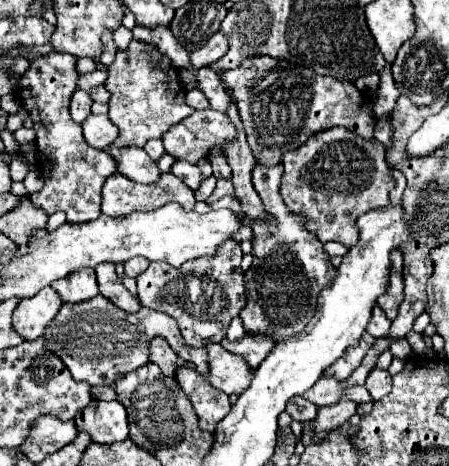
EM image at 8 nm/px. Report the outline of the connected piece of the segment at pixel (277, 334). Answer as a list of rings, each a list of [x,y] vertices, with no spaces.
[[[281,163],[273,167],[255,165],[253,171],[253,185],[263,201],[265,213],[269,213],[273,221],[251,221],[253,265],[245,273],[247,305],[239,315],[243,319],[245,331],[267,333],[267,337],[275,337],[275,341],[299,333],[307,325],[307,321],[311,321],[321,289],[329,287],[331,281],[337,277],[337,269],[329,261],[323,243],[315,237],[313,231],[305,229],[307,221],[301,215],[291,213],[281,201],[281,173]]]

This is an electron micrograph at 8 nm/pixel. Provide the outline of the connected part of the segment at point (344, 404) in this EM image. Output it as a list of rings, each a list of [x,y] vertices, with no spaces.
[[[341,399],[335,405],[319,407],[317,419],[313,421],[311,437],[315,441],[323,441],[327,437],[327,433],[339,429],[341,425],[345,425],[349,421],[351,415],[355,415],[355,407],[357,407],[357,403],[351,401],[351,399]]]

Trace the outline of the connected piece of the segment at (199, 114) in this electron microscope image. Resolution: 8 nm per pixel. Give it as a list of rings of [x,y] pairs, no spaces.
[[[215,109],[195,111],[191,117],[183,119],[179,125],[173,125],[165,137],[165,153],[175,159],[185,159],[197,163],[207,157],[213,147],[219,147],[225,141],[235,139],[235,127],[229,117]]]

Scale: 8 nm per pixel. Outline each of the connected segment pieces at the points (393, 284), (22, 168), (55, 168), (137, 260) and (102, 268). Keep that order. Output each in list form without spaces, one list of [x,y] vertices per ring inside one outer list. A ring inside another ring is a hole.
[[[393,249],[391,251],[391,269],[389,269],[389,285],[387,291],[377,299],[377,305],[385,311],[387,319],[393,321],[397,317],[397,309],[403,301],[403,275],[401,269],[403,267],[403,255]]]
[[[13,155],[13,163],[11,163],[11,181],[23,181],[27,175],[27,165],[23,165],[23,161],[17,159],[17,155]]]
[[[51,51],[49,55],[45,55],[41,59],[33,59],[29,63],[29,69],[25,71],[25,75],[21,75],[21,79],[19,79],[19,101],[33,121],[38,150],[43,155],[47,155],[45,157],[47,162],[39,164],[39,172],[45,179],[45,187],[39,193],[33,193],[31,201],[37,207],[43,208],[48,215],[52,215],[60,207],[67,213],[69,223],[87,223],[87,221],[93,221],[101,215],[101,209],[99,209],[101,207],[101,187],[103,187],[105,179],[117,171],[117,163],[109,153],[93,149],[91,145],[87,145],[83,139],[83,133],[81,133],[81,125],[77,125],[69,117],[69,101],[77,89],[77,77],[79,77],[77,57]]]
[[[133,257],[125,263],[125,275],[127,277],[139,277],[149,267],[149,261],[143,257]]]
[[[103,263],[95,267],[97,273],[97,283],[99,283],[99,291],[103,297],[107,297],[109,301],[113,301],[119,309],[127,311],[127,313],[135,313],[141,309],[139,301],[131,297],[131,293],[125,289],[123,281],[117,277],[115,273],[115,265],[113,263]]]

